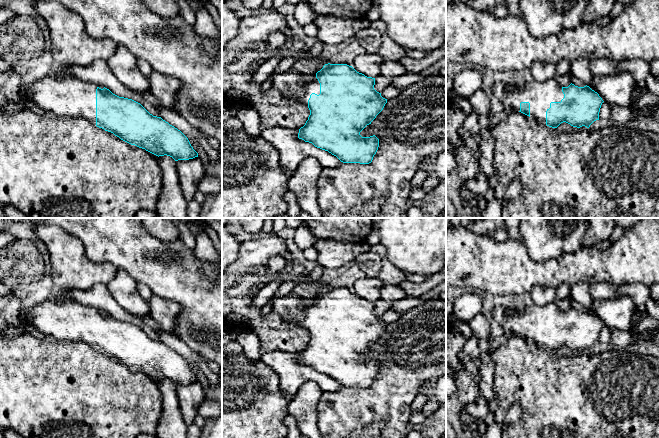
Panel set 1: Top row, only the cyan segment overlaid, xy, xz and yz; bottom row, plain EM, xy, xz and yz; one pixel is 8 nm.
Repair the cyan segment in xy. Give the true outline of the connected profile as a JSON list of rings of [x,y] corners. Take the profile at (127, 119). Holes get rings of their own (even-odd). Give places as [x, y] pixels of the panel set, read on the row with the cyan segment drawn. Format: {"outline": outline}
{"outline": [[[46,75],[22,88],[25,101],[57,116],[83,117],[93,125],[113,133],[121,140],[156,156],[170,156],[175,161],[198,157],[188,138],[161,117],[150,114],[140,103],[119,97],[109,89],[73,76]]]}

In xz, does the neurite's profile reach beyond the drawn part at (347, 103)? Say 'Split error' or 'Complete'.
Split error

